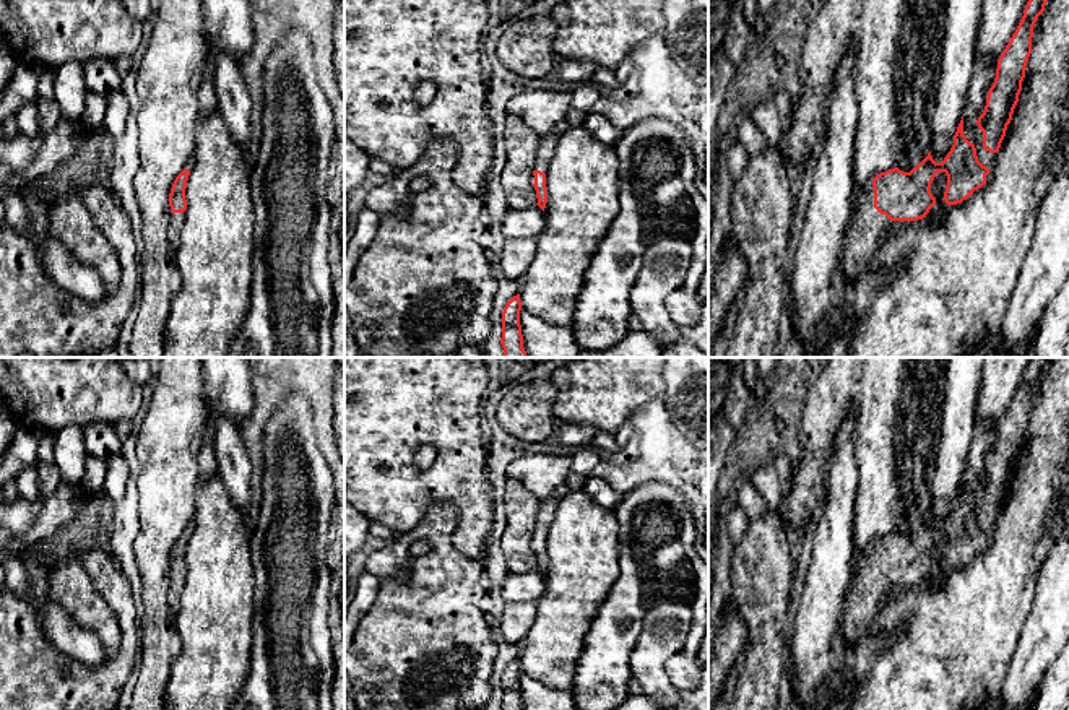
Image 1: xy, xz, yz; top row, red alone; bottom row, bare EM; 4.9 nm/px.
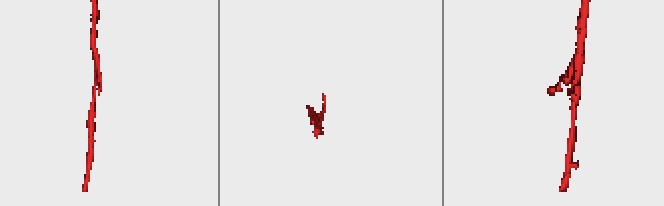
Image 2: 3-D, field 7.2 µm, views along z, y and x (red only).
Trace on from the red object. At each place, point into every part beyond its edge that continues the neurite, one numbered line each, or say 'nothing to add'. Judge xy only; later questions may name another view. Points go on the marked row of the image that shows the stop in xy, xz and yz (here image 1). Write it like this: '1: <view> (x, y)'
1: xy (176, 221)

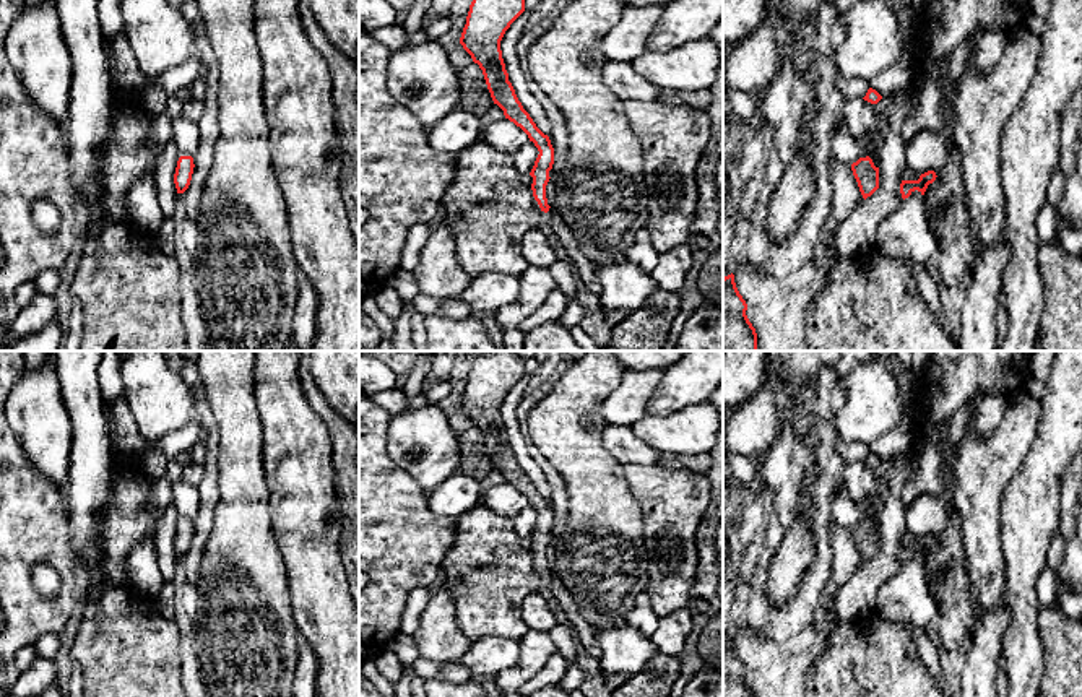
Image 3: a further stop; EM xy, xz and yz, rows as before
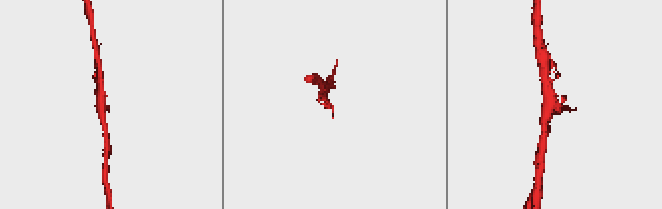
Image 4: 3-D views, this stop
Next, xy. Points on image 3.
nothing to add

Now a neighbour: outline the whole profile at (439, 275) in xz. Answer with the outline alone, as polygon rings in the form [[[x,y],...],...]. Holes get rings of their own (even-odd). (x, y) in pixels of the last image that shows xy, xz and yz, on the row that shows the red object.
[[[445,223],[432,231],[413,275],[419,292],[431,297],[458,297],[471,283],[473,276],[457,260],[457,240]]]

